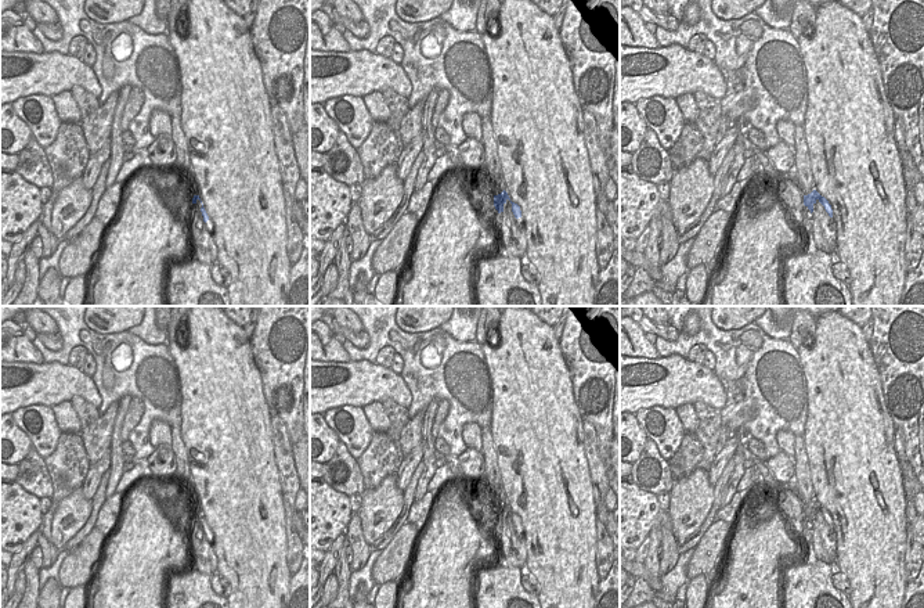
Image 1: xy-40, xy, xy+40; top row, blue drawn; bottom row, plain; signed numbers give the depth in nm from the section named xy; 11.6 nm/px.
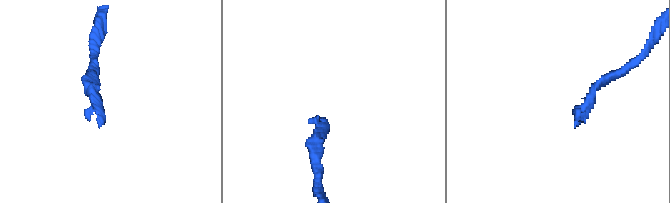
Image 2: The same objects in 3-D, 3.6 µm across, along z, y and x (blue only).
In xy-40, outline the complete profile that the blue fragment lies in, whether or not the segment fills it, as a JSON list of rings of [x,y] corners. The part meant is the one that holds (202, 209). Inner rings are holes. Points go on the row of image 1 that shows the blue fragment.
[[[199,195],[192,198],[192,209],[195,211],[188,222],[191,234],[192,253],[201,263],[212,265],[217,262],[217,247],[213,233],[206,229],[206,222],[212,224]]]

